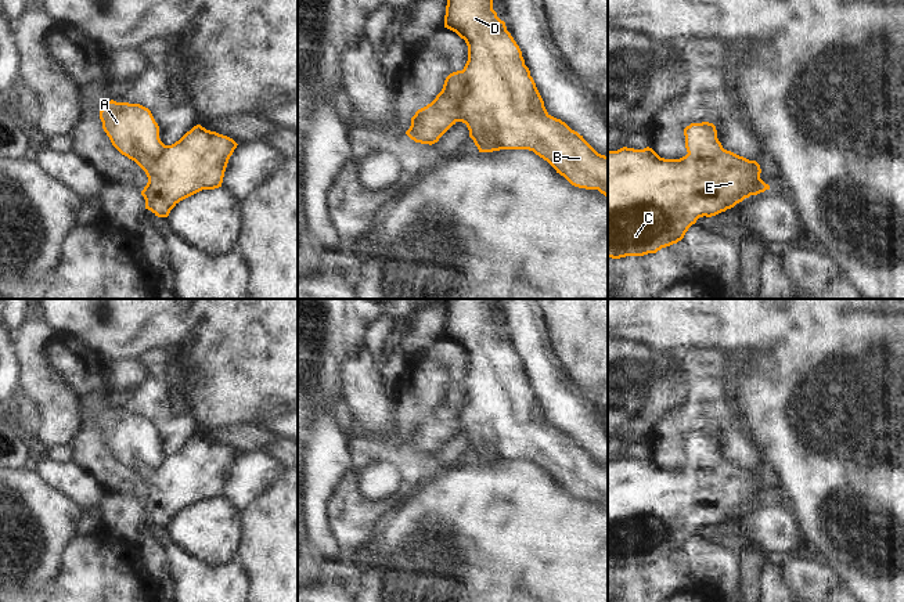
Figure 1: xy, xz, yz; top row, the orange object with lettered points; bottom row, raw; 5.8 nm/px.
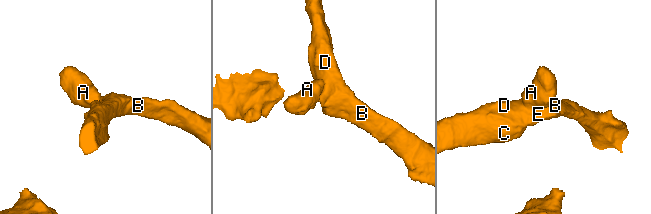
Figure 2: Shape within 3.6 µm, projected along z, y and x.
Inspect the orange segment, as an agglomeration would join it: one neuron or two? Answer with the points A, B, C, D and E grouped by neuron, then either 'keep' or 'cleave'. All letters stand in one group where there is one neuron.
A B C D E; keep

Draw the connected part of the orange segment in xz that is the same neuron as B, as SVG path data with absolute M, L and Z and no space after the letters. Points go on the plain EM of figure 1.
M449 299L444 325L444 338L455 342L468 356L468 371L462 381L450 383L442 401L426 417L418 419L411 428L411 436L406 444L421 454L435 454L457 432L467 435L469 447L479 462L500 459L529 459L547 471L572 495L586 500L598 500L608 507L608 466L598 464L577 441L565 432L551 426L536 397L529 378L525 375L522 361L505 332L493 320L490 299Z

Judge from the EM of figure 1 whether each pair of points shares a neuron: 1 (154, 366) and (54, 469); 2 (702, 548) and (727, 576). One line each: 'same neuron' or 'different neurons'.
1: different neurons
2: same neuron

